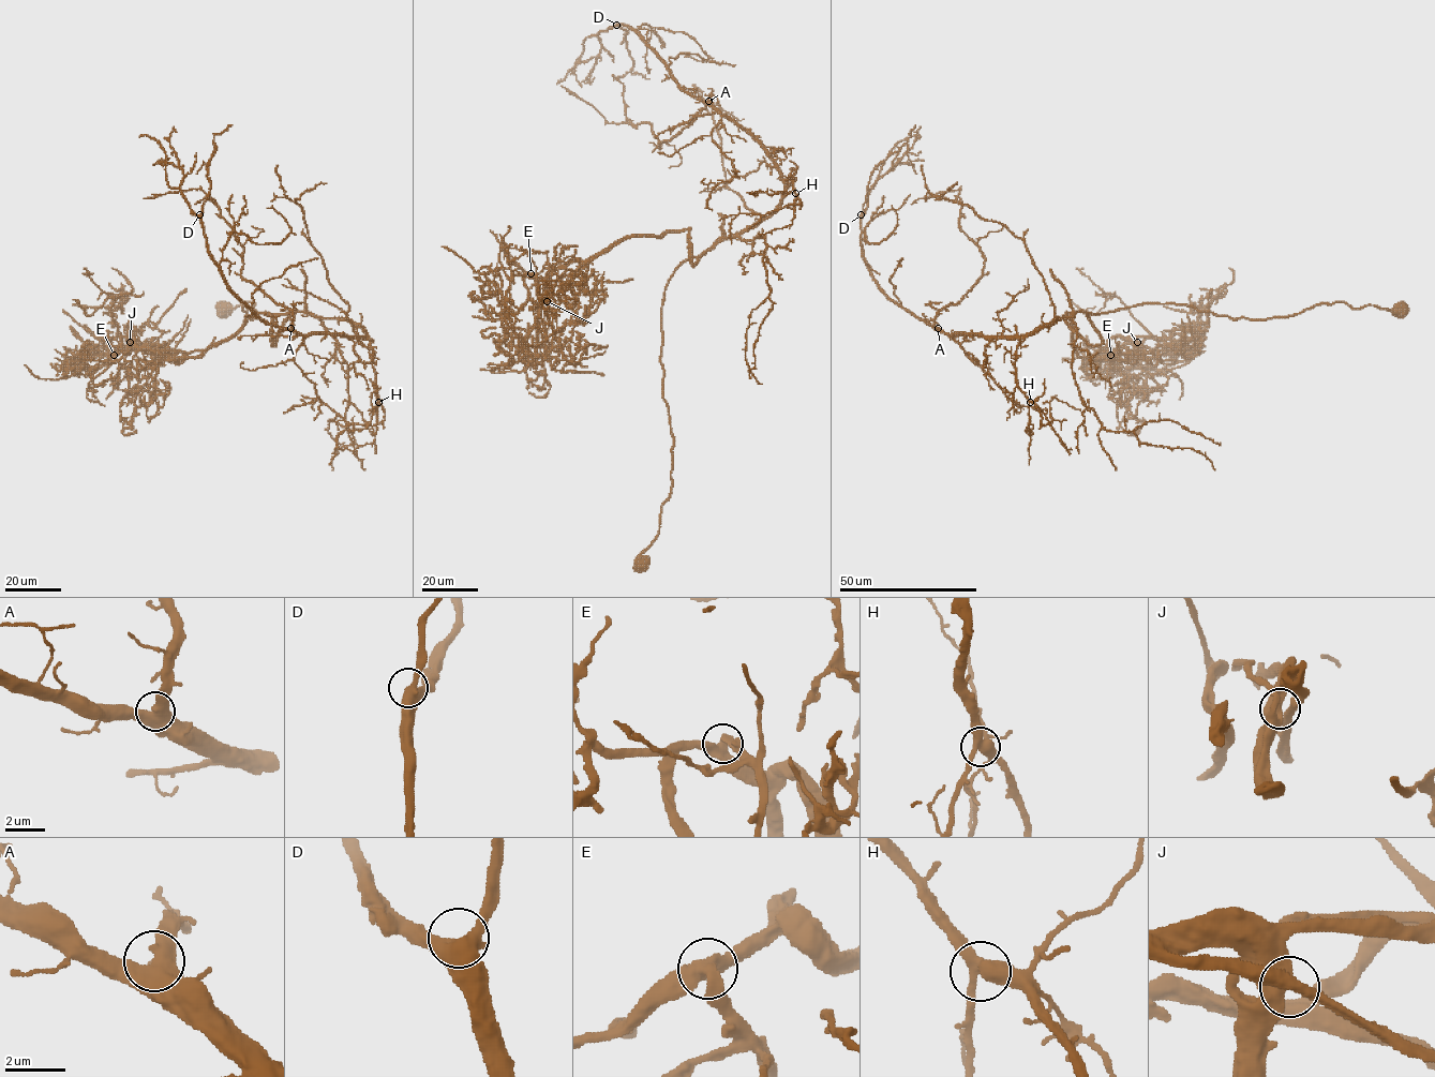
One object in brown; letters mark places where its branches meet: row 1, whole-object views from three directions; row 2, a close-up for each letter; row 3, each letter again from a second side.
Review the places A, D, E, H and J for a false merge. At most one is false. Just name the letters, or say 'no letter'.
no letter

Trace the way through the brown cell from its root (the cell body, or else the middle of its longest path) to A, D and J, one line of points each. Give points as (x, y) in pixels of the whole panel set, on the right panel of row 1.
A: (1402, 307), (1334, 302), (1247, 319), (1141, 303), (1076, 312), (1021, 335), (938, 328)
D: (1402, 307), (1247, 319), (1141, 303), (1021, 335), (945, 333), (880, 288), (861, 214)
J: (1402, 307), (1247, 319), (1141, 303), (1089, 314), (1095, 345), (1065, 315), (1080, 357), (1137, 342)

